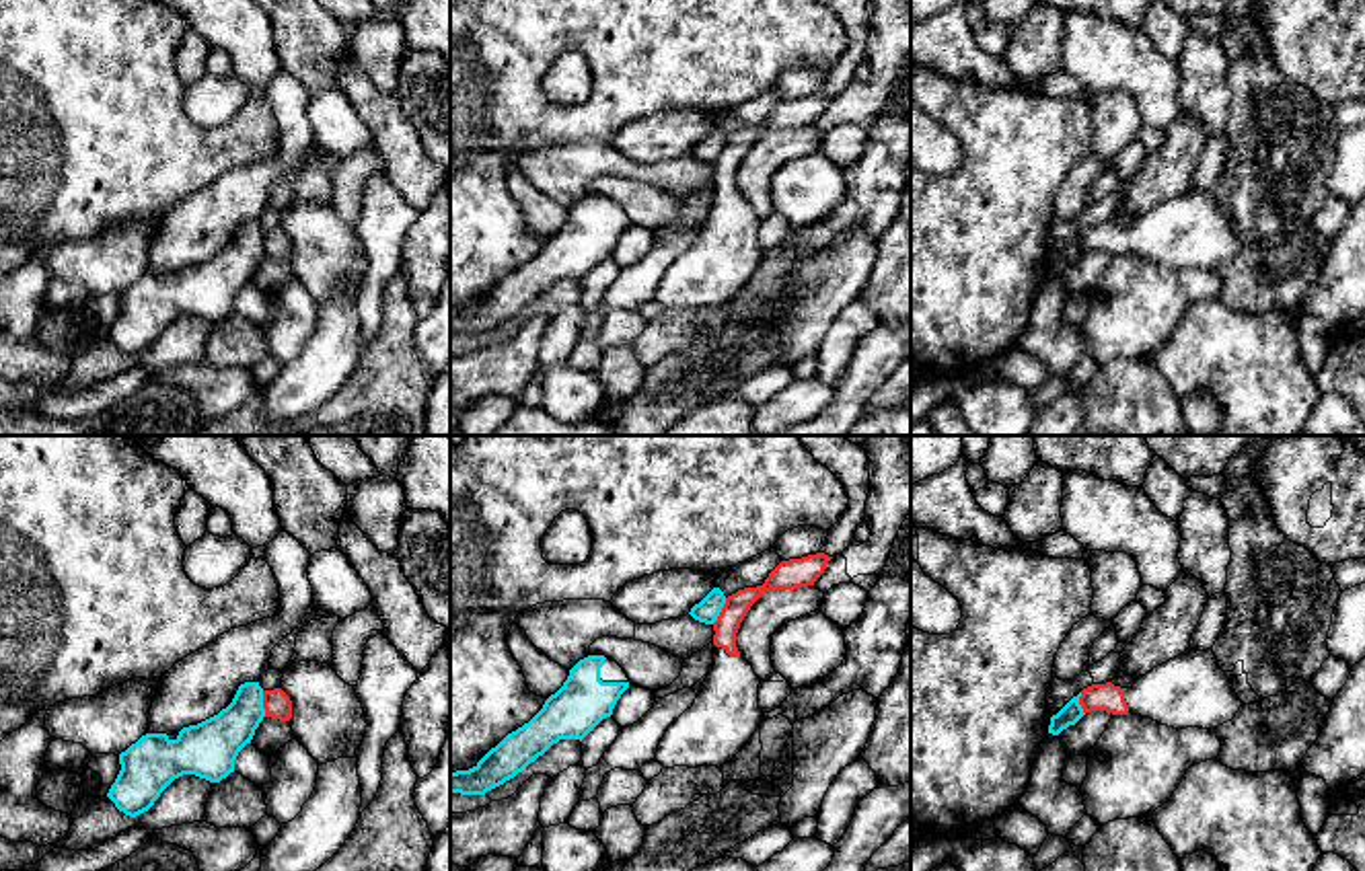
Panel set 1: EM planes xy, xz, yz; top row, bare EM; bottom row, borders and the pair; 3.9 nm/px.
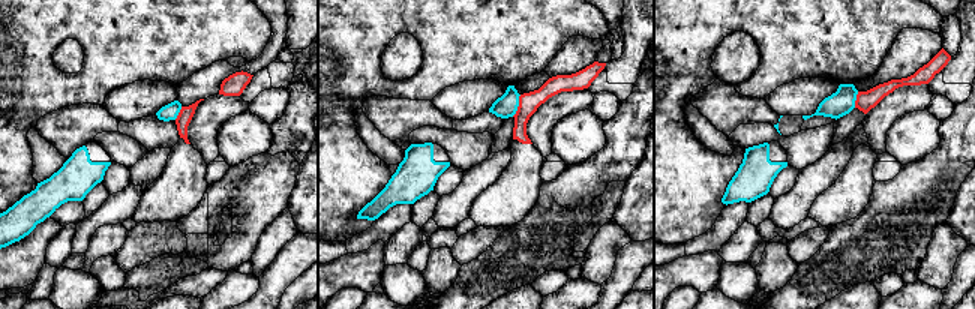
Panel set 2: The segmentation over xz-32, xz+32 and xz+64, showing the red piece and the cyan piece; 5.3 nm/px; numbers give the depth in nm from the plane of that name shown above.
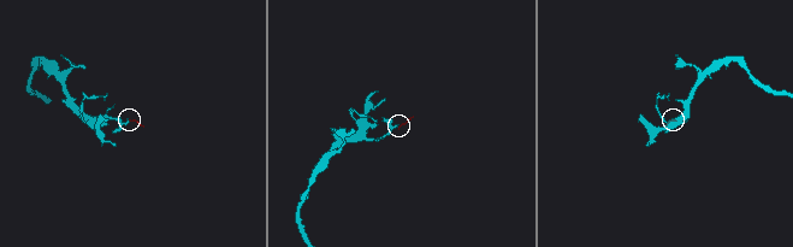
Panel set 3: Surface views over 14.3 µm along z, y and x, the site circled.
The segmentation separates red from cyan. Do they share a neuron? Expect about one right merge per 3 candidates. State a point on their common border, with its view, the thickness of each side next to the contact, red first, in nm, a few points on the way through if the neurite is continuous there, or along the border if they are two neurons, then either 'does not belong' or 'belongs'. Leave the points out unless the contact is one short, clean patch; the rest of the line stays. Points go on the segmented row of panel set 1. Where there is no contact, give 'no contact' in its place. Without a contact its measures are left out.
contact xy (264, 703); calibres 110 and 200 nm; border xy (262, 691), (266, 715); does not belong

